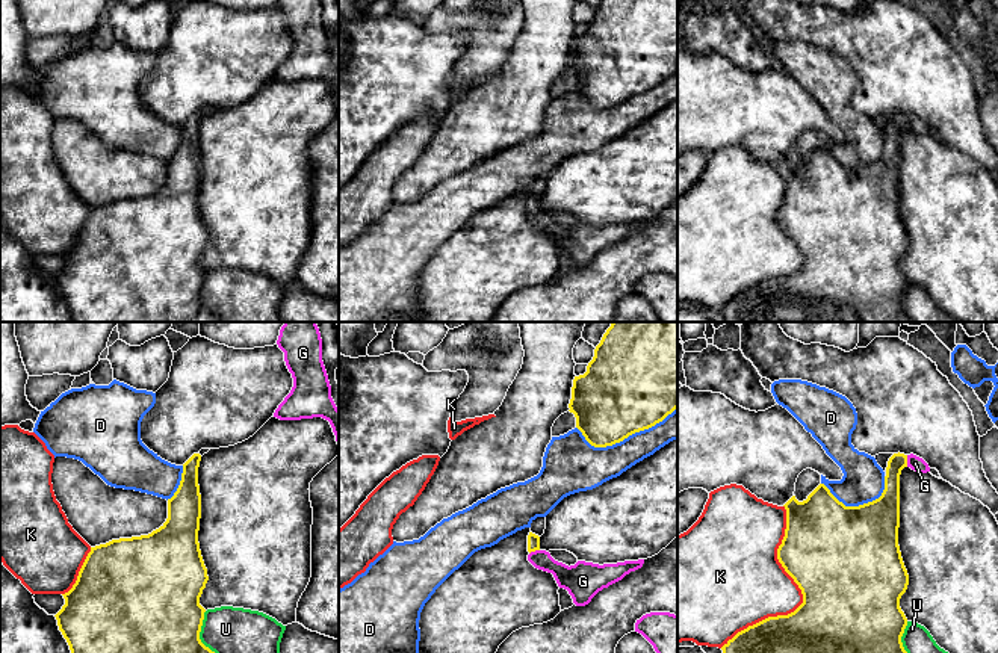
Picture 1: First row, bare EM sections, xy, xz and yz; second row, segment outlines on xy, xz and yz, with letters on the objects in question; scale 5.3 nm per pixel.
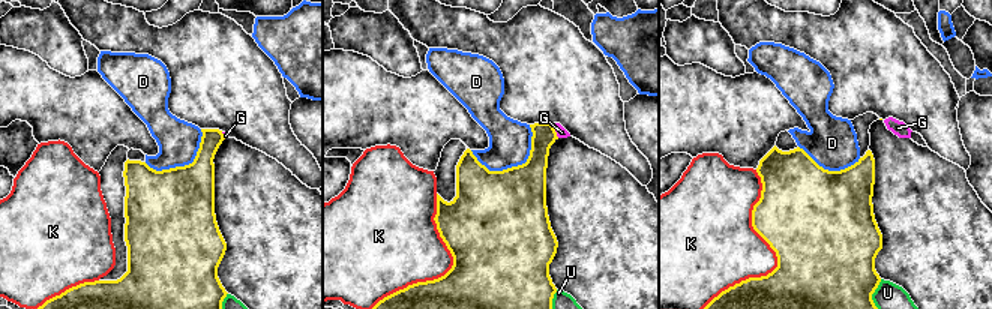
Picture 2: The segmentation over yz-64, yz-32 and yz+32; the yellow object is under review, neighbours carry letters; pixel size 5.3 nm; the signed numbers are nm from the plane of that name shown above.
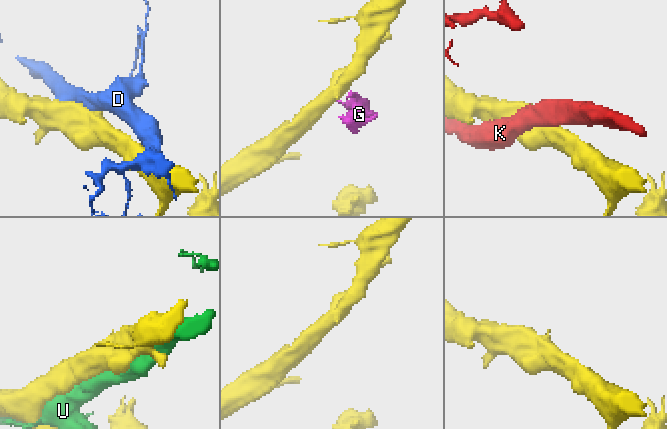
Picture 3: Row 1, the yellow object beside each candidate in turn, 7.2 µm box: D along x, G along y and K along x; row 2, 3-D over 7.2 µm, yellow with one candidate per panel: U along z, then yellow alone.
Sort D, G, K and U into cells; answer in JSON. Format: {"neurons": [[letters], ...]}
{"neurons": [["D"], ["G"], ["K"], ["U"]]}

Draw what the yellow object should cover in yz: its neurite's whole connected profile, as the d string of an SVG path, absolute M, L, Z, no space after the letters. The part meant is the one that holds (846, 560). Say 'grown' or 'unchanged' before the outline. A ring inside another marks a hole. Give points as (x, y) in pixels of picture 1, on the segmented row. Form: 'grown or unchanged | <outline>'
grown | M894 453L886 467L885 490L872 502L845 506L820 484L806 500L792 496L777 559L803 594L803 603L788 615L768 617L738 632L723 653L907 653L901 636L907 618L900 599L909 585L900 546L900 475L904 467L930 472L910 453Z

